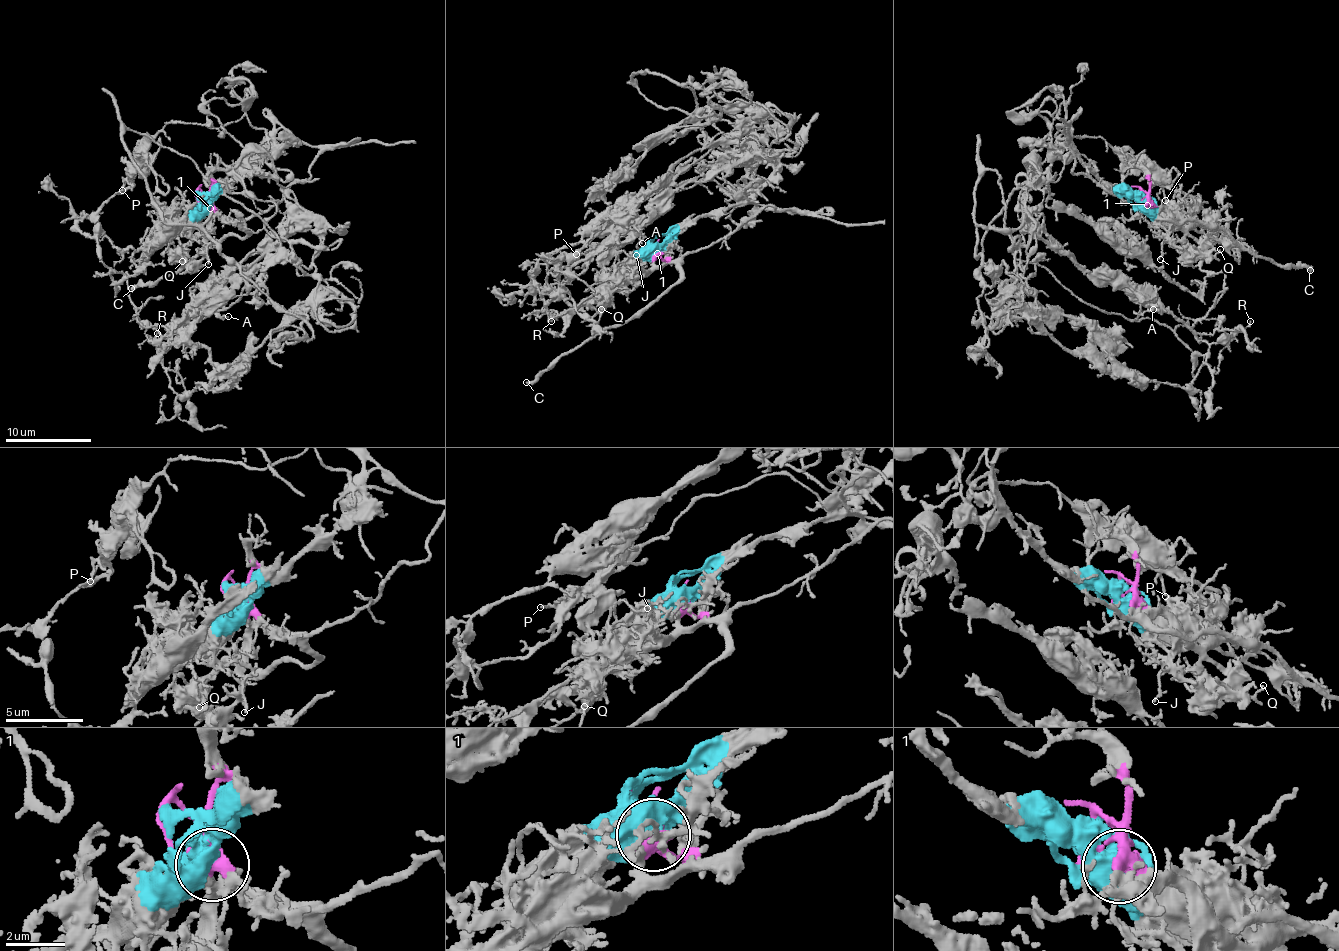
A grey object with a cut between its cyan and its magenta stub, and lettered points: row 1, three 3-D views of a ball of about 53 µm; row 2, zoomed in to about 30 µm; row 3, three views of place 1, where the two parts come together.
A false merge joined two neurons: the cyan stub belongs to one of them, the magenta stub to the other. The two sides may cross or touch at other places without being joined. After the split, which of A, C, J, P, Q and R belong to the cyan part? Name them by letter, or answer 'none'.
A, P, R

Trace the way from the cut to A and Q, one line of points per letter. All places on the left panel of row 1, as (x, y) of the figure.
A: (195, 192), (230, 190), (266, 155), (292, 183), (276, 229), (216, 294), (229, 316)
Q: (195, 195), (201, 191), (210, 219), (204, 229), (196, 231), (185, 250), (185, 265), (183, 260)

